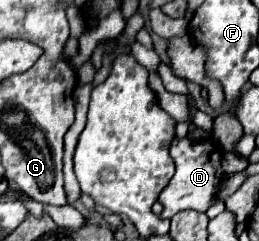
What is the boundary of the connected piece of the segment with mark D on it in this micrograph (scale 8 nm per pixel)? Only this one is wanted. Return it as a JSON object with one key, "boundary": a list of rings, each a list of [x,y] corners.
{"boundary":[[[174,140],[170,154],[176,162],[176,174],[172,176],[170,184],[162,190],[160,202],[164,204],[162,218],[172,218],[180,210],[198,210],[206,212],[214,198],[218,198],[220,182],[222,182],[222,168],[220,168],[220,148],[212,144],[212,140]]]}

